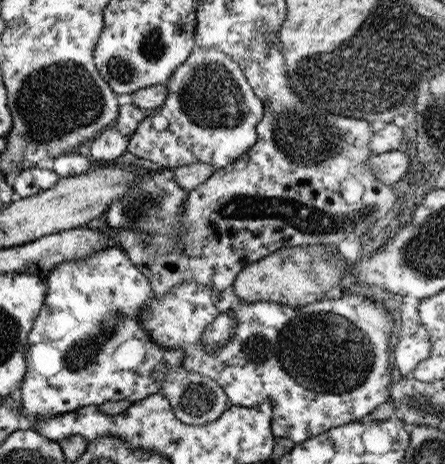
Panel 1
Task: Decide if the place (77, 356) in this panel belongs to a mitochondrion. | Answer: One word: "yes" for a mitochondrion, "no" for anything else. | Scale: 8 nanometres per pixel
yes

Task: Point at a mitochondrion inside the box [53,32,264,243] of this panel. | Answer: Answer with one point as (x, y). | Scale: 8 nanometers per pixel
(210, 97)

